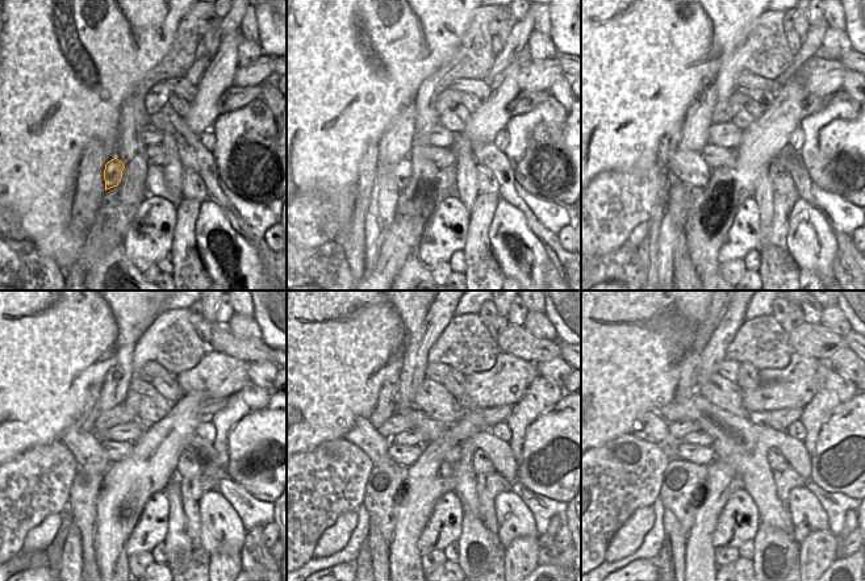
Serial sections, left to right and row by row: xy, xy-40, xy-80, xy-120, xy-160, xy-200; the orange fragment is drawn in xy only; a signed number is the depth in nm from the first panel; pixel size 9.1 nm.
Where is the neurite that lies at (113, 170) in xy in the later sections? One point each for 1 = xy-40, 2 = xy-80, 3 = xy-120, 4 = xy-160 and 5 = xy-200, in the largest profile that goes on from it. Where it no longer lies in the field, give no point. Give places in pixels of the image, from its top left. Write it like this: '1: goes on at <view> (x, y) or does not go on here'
1: goes on at xy-40 (402, 170)
2: goes on at xy-80 (688, 166)
3: goes on at xy-120 (86, 447)
4: goes on at xy-160 (363, 434)
5: goes on at xy-200 (650, 427)

